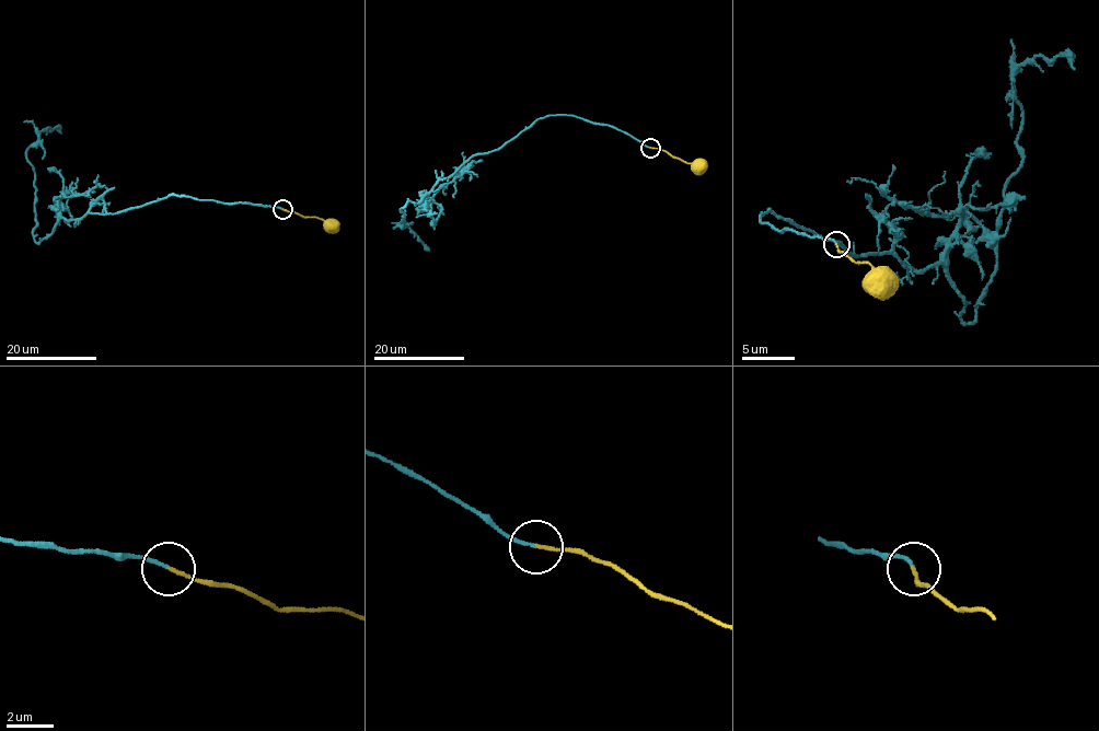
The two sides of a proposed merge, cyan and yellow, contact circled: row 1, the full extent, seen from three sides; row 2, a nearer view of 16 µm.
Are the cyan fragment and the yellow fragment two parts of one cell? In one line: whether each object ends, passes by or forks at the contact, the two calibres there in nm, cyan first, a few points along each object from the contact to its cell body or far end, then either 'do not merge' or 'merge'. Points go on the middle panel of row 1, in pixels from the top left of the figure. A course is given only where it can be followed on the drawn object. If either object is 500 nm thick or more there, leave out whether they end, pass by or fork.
cyan ends; yellow ends; calibres 130 and 130 nm; course cyan (650, 148), (609, 125), (541, 117), (401, 210), (394, 228), (405, 223), (428, 251); course yellow (650, 148), (664, 150), (697, 167); merge

